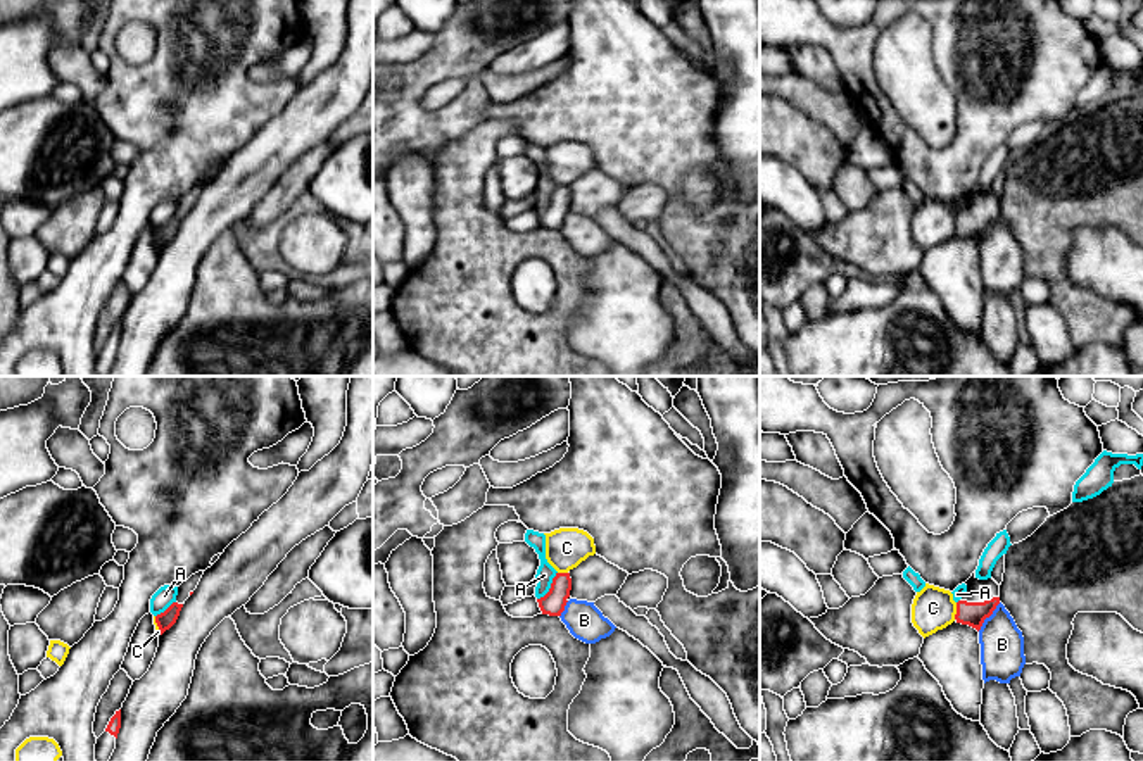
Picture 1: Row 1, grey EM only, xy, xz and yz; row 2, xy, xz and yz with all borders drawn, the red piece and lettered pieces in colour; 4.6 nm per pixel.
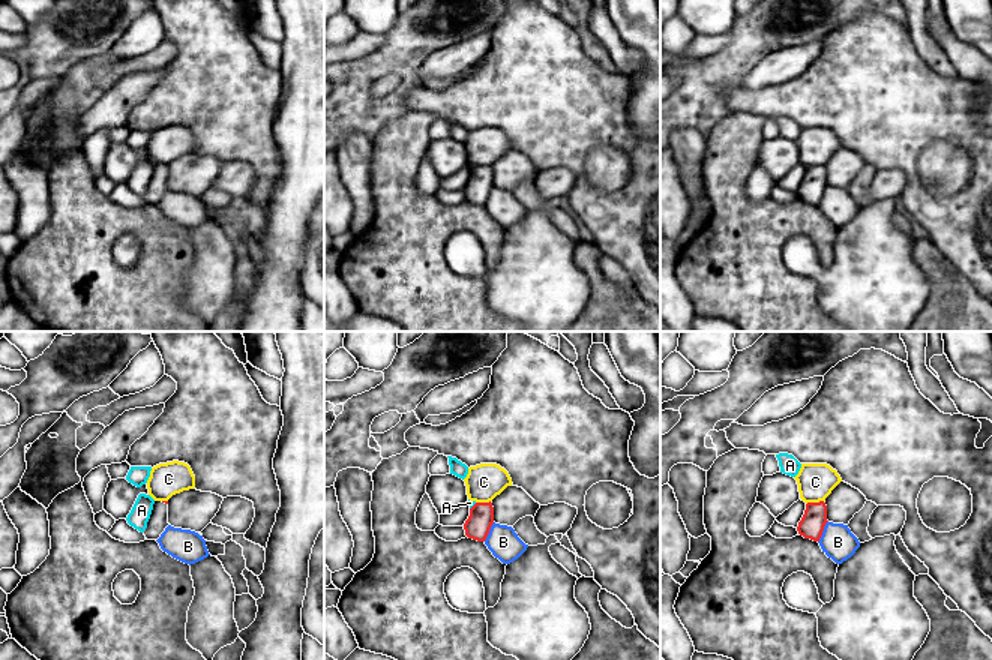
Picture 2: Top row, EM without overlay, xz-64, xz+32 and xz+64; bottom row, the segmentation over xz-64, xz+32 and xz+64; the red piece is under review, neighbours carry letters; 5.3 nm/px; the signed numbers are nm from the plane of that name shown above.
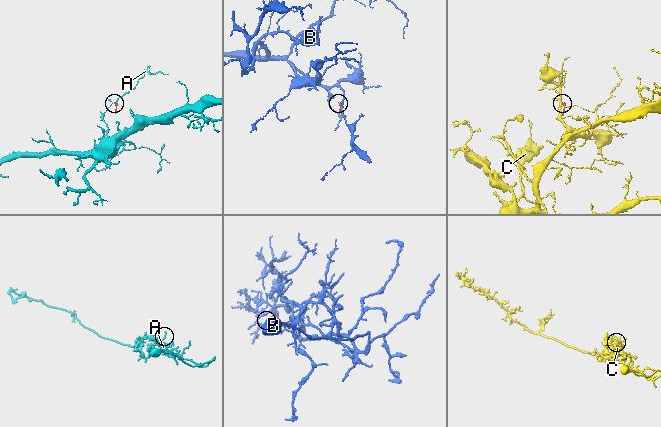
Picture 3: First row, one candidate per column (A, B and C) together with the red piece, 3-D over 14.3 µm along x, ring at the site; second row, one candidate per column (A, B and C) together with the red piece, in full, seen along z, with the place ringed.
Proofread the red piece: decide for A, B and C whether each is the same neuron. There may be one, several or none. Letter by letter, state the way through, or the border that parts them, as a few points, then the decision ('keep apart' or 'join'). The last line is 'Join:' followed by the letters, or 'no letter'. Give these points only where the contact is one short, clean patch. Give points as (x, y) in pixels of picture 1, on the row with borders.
A: border xz (556, 572), (551, 587), (537, 599); keep apart
B: keep apart
C: border yz (957, 603), (953, 618); keep apart
Join: no letter

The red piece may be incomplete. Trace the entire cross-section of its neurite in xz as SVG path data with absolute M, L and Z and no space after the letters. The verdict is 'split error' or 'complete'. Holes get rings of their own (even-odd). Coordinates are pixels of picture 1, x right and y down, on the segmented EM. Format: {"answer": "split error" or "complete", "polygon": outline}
{"answer": "complete", "polygon": "M556 573L549 592L537 599L542 614L561 616L570 597L572 578L570 573Z"}

